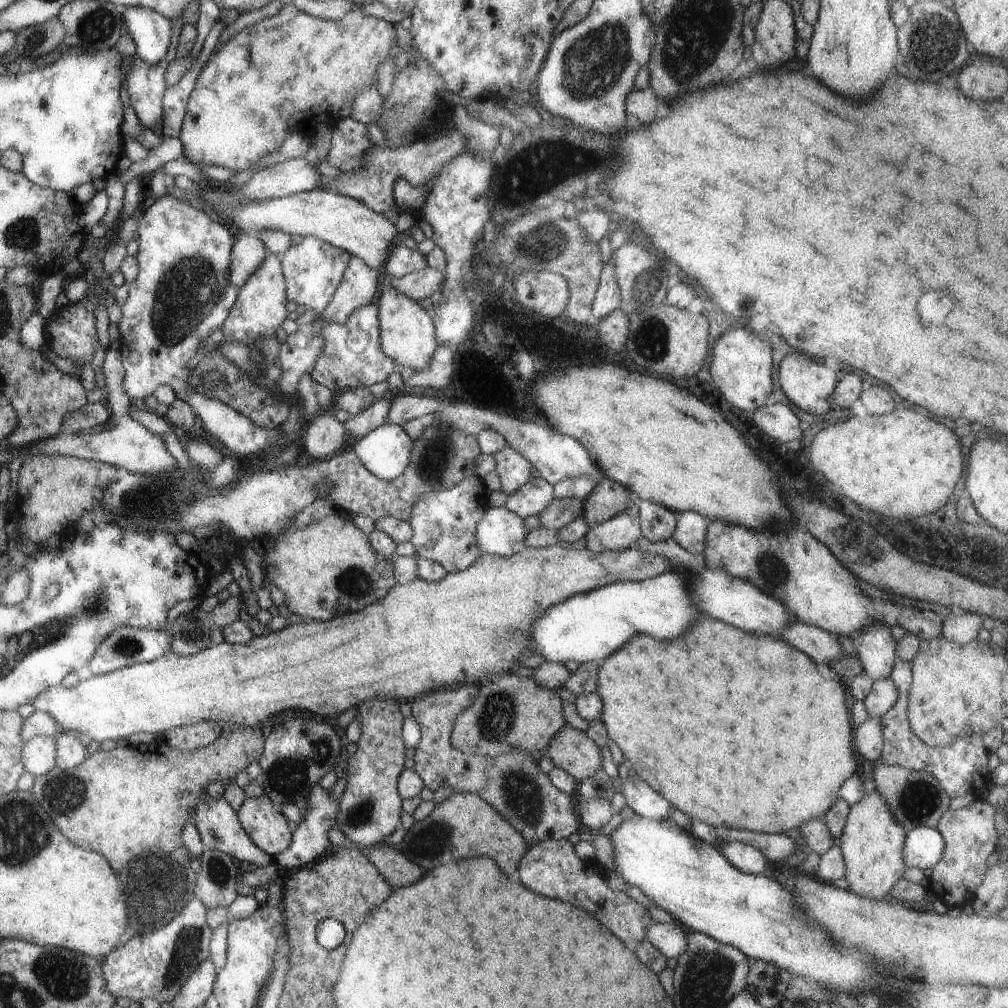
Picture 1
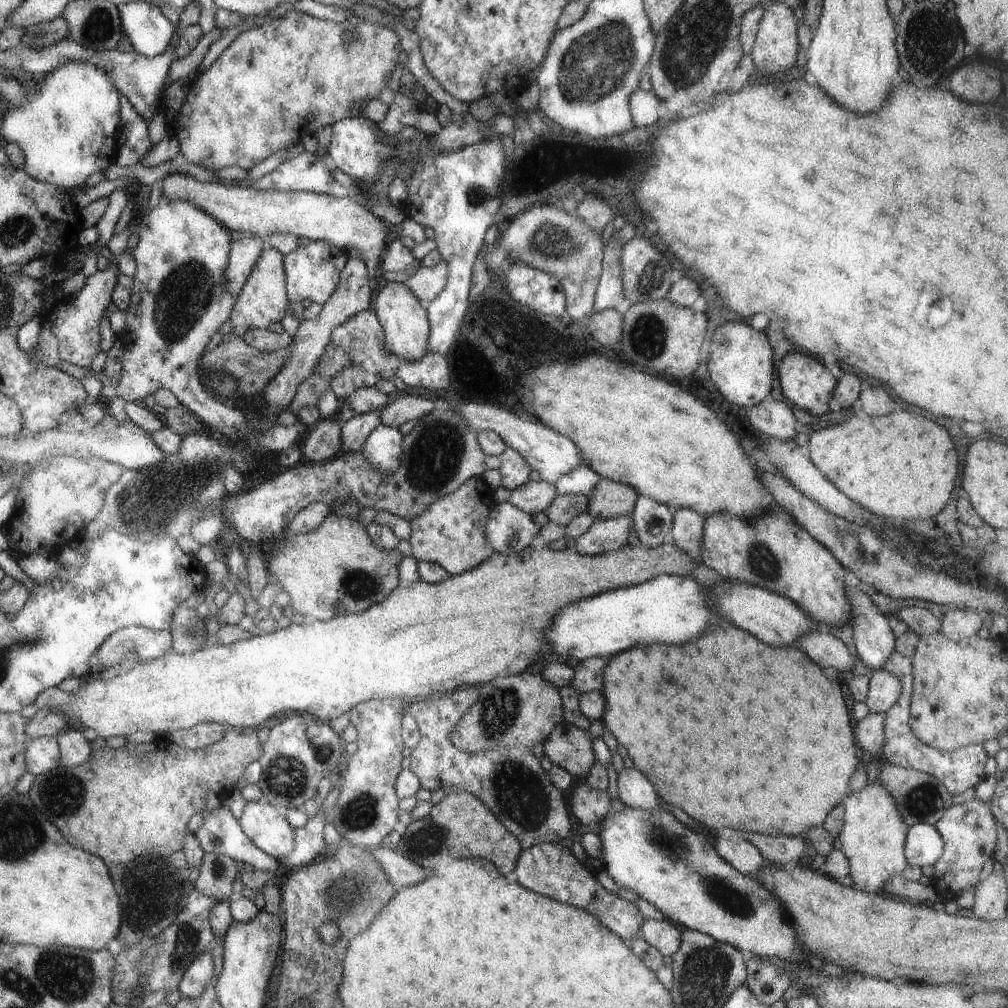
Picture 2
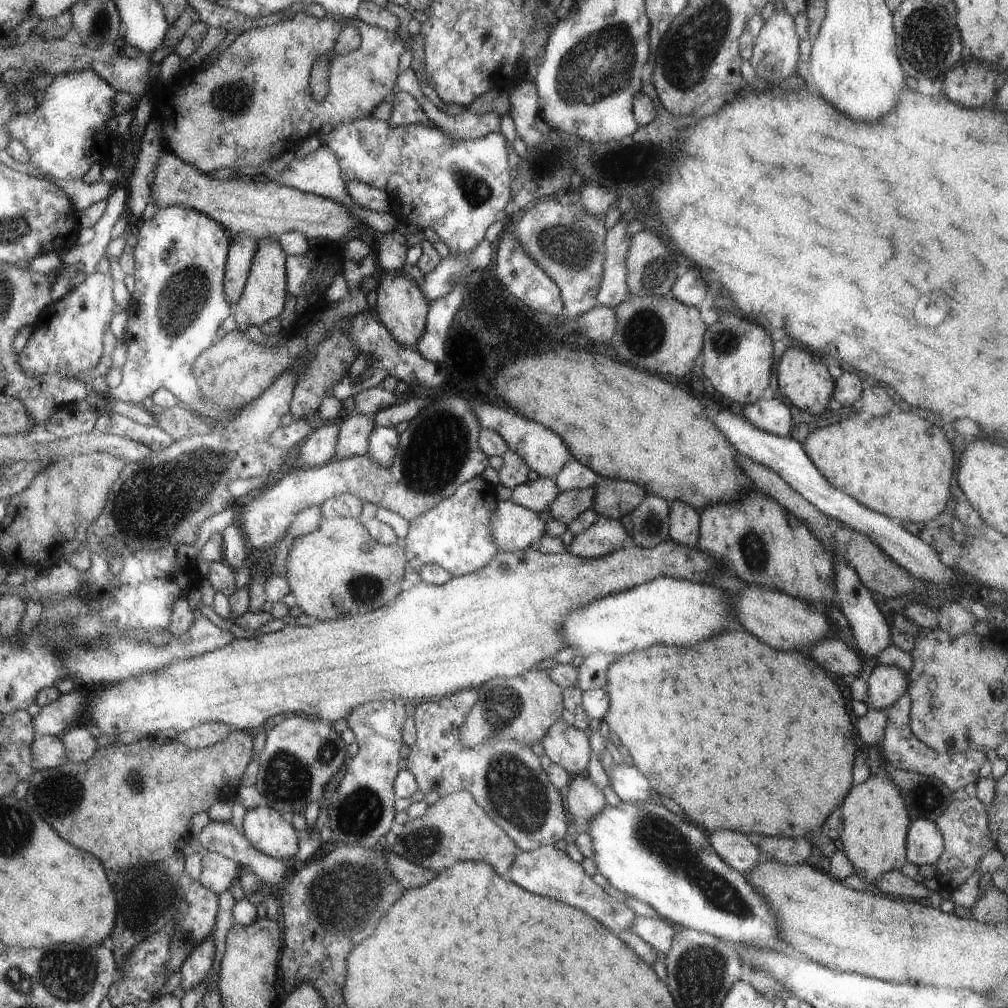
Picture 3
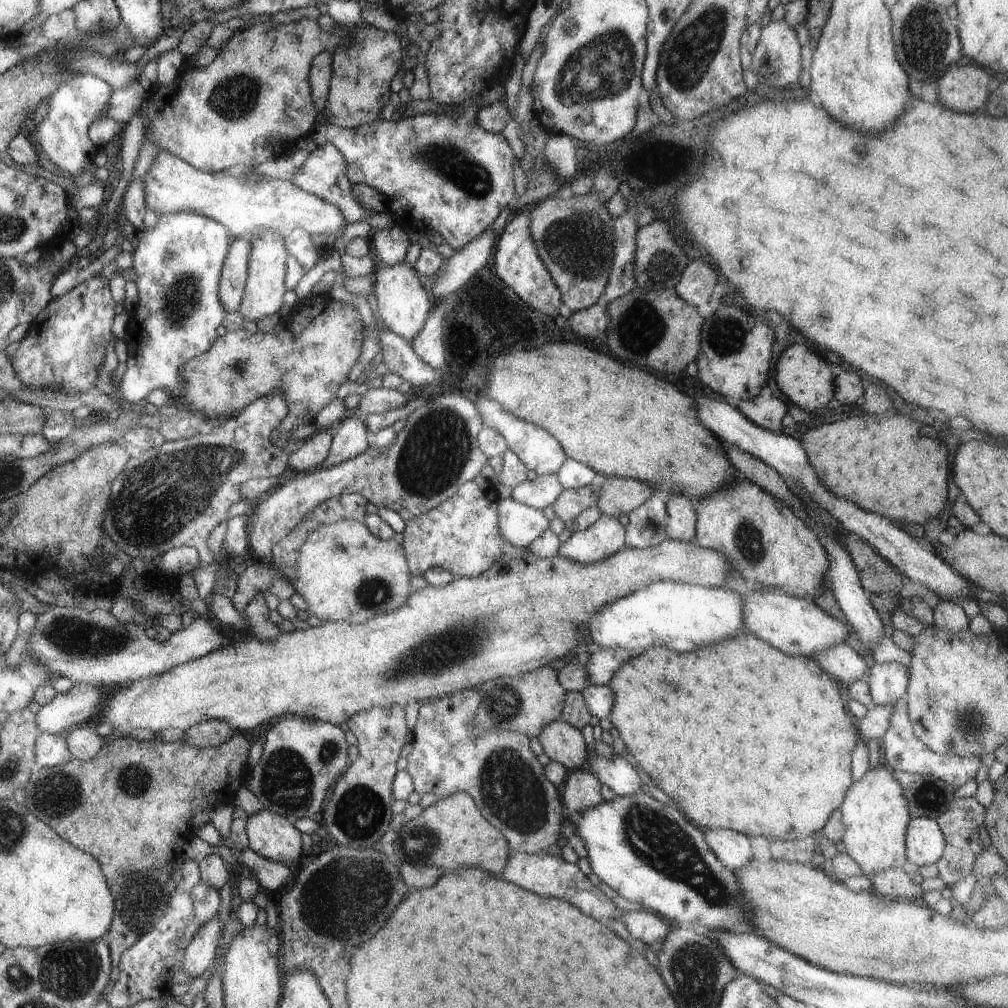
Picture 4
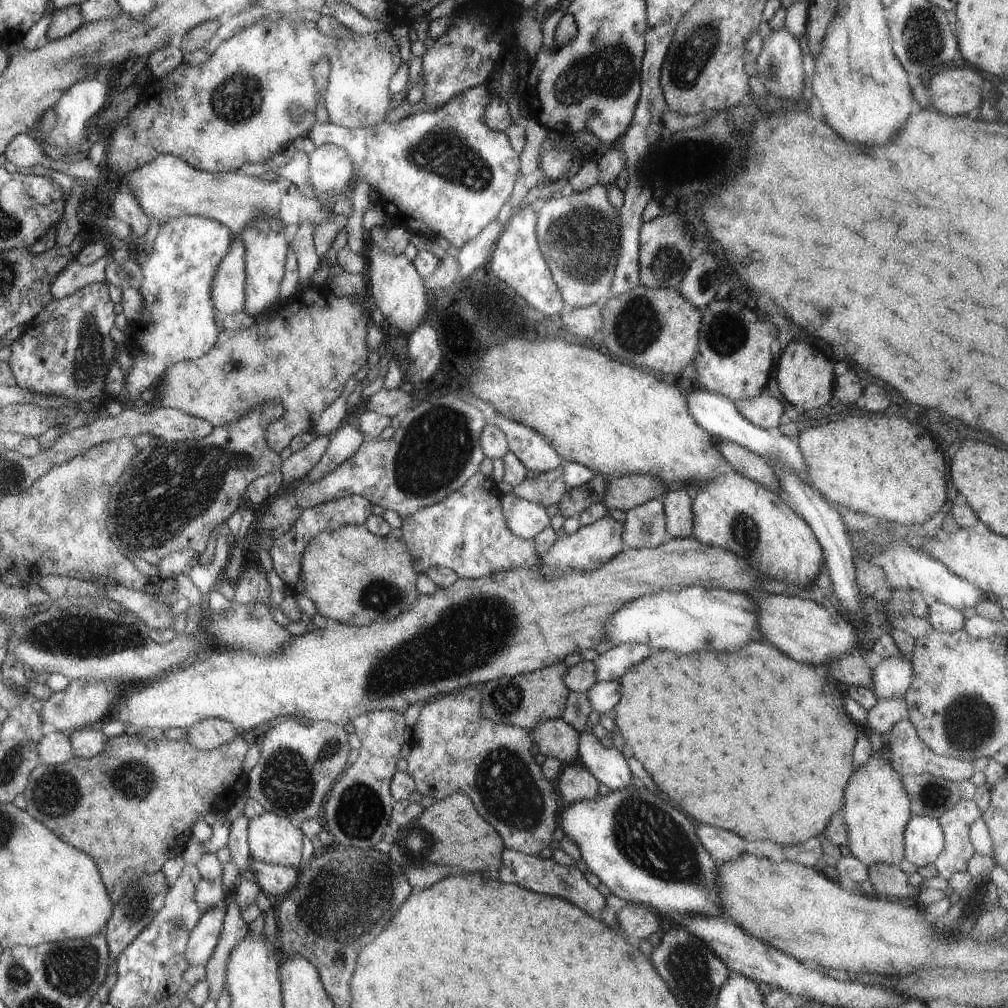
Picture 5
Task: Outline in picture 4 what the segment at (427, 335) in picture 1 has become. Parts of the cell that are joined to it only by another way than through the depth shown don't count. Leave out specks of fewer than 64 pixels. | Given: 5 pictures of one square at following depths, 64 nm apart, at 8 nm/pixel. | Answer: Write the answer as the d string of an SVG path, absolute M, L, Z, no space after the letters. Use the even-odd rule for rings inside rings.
M403 260L391 265L377 263L373 270L372 291L377 305L375 314L377 323L387 331L408 341L418 333L428 312L433 307L431 295L421 286L415 269Z

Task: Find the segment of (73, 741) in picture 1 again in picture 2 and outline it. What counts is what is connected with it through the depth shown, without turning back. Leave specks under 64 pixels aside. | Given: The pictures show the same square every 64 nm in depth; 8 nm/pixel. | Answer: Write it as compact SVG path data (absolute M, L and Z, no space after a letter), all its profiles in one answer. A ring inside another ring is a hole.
M66 728L56 735L59 764L68 767L85 762L92 750L82 731L79 728Z

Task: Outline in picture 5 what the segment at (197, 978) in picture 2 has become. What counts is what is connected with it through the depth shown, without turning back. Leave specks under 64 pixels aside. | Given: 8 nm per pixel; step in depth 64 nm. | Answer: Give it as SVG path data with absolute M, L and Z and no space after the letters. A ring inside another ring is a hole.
M221 900L199 917L189 933L184 948L184 959L188 966L204 965L207 962L208 956L216 945L225 911L224 900Z

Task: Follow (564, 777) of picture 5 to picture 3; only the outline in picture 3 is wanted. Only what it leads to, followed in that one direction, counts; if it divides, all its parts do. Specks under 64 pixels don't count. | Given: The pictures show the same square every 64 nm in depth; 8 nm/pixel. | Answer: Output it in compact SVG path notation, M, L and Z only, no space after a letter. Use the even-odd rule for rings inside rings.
M585 774L571 776L562 793L565 813L572 822L589 822L606 805L601 789Z

